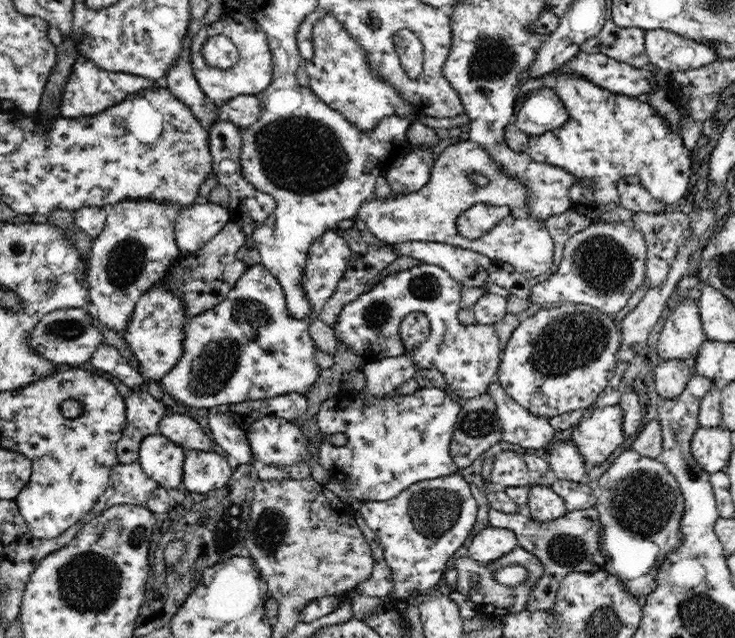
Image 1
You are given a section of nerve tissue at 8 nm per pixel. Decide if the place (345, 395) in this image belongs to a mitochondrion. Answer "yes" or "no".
no

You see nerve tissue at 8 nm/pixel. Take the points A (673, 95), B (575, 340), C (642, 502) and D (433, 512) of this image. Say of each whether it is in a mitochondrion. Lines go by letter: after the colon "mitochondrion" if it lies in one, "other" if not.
A: other
B: mitochondrion
C: mitochondrion
D: mitochondrion

